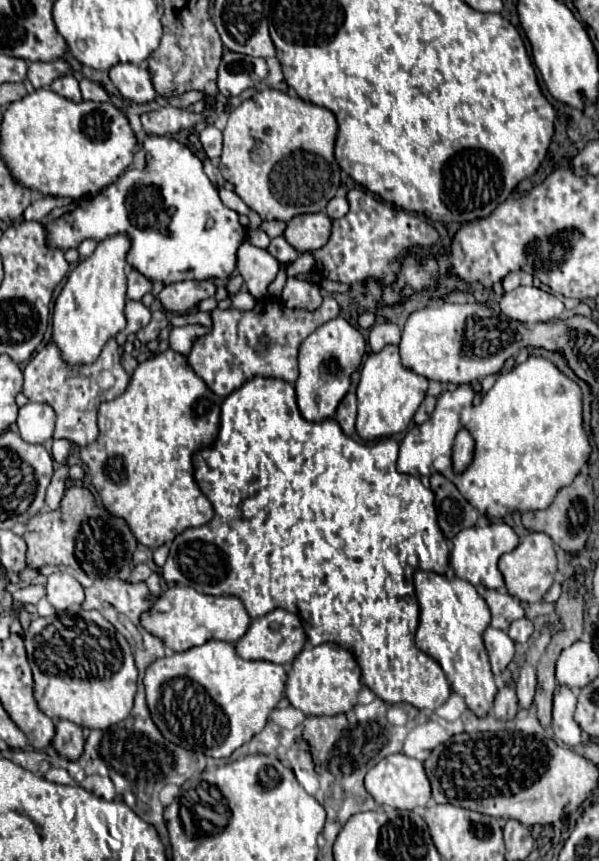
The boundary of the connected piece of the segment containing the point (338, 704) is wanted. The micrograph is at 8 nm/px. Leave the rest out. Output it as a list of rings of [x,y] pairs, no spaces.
[[[325,642],[319,646],[303,648],[297,654],[287,672],[285,696],[291,706],[301,710],[305,716],[335,716],[351,710],[351,706],[357,704],[357,694],[361,688],[361,670],[353,654],[333,642]]]

